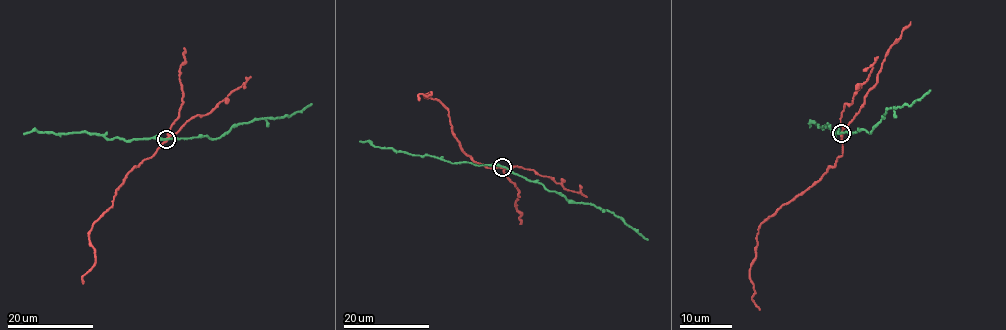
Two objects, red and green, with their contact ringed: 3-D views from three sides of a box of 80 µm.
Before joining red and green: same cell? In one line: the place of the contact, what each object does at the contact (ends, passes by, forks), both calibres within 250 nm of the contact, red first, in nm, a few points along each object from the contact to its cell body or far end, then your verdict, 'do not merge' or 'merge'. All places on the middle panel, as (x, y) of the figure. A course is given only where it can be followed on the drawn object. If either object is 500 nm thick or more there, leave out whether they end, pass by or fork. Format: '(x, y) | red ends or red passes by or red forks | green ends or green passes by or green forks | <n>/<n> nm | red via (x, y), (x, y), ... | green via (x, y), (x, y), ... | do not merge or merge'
(502, 167) | red passes by | green passes by | 280/170 nm | red via (503, 167), (488, 168), (467, 155), (452, 134), (449, 111), (424, 97), (431, 92), (420, 94), (419, 100) | green via (503, 167), (539, 182), (568, 201), (608, 210), (648, 240) | do not merge

